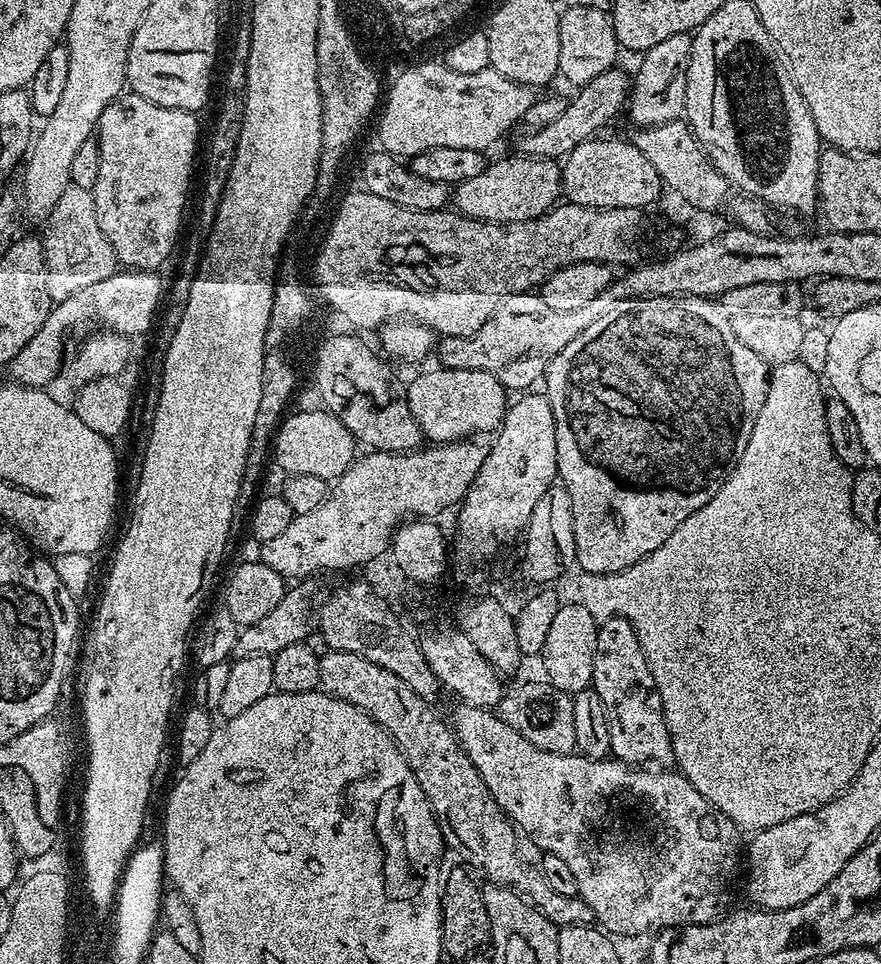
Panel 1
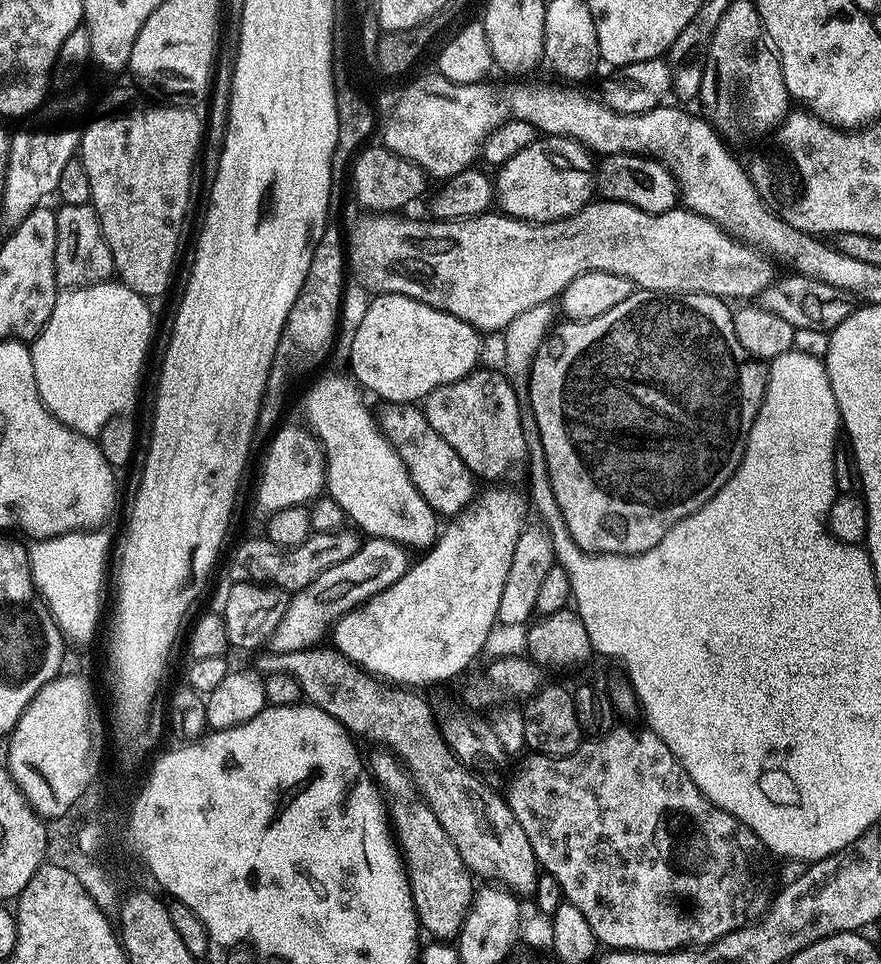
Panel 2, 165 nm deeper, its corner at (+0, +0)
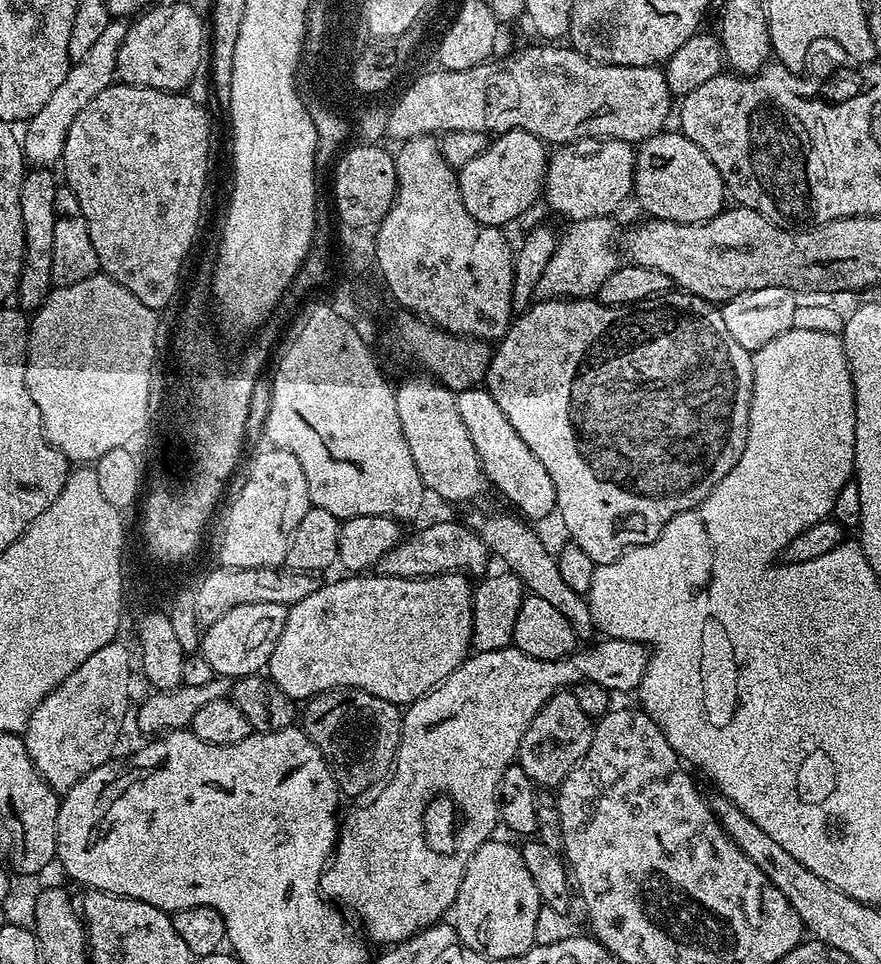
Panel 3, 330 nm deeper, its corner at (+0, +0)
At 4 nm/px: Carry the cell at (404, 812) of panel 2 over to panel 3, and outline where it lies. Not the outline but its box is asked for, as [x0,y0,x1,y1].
[302,687,401,797]

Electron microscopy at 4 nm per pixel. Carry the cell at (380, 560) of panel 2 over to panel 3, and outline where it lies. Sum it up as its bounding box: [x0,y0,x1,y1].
[375,520,490,582]

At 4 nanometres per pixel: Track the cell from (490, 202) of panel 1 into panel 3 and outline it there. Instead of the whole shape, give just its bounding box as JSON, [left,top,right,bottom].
[542,140,636,222]

